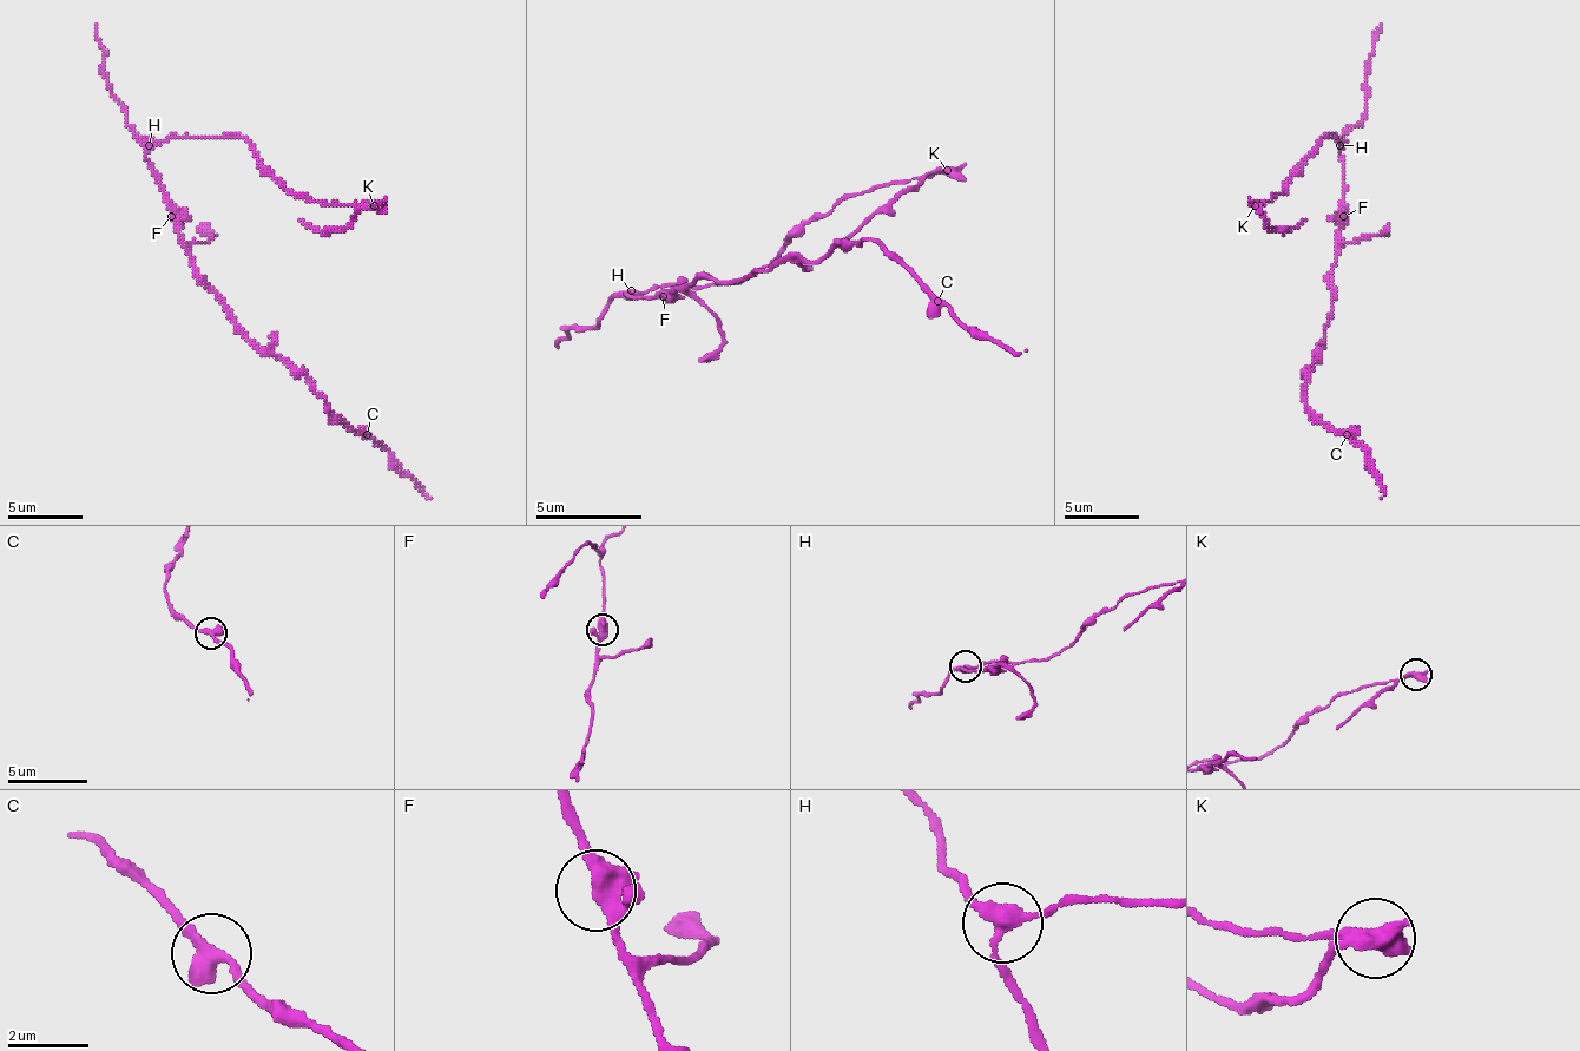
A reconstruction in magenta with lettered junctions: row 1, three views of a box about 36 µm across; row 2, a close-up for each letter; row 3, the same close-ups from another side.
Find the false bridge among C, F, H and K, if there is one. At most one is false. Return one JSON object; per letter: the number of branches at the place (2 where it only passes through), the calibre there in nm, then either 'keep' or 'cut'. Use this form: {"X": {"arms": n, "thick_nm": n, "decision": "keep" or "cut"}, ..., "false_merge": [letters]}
{"C": {"arms": 2, "thick_nm": 420, "decision": "keep"}, "F": {"arms": 3, "thick_nm": 400, "decision": "keep"}, "H": {"arms": 3, "thick_nm": 280, "decision": "keep"}, "K": {"arms": 2, "thick_nm": 400, "decision": "cut"}, "false_merge": ["K"]}

